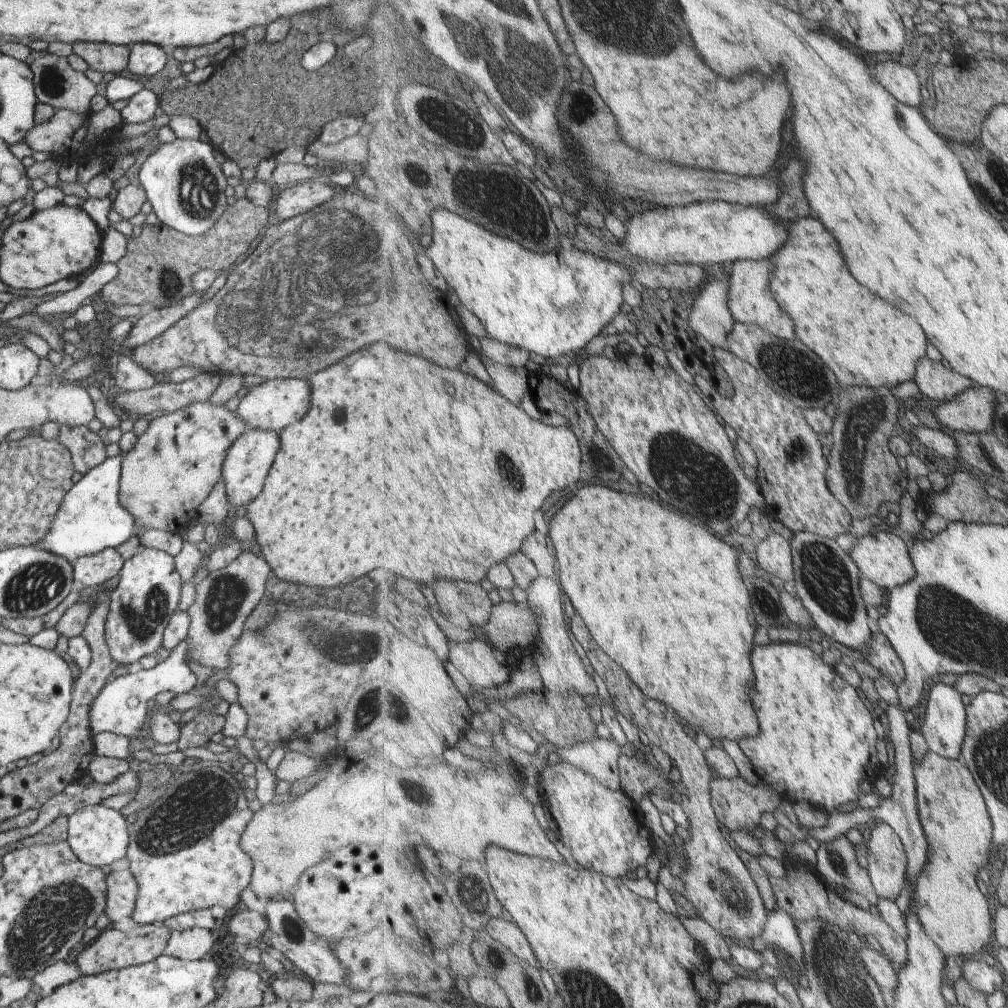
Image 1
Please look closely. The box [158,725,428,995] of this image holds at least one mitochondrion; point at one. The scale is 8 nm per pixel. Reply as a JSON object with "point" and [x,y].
{"point":[292,927]}

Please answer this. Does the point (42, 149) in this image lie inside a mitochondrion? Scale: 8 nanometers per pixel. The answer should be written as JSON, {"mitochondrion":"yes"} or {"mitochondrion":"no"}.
{"mitochondrion":"no"}

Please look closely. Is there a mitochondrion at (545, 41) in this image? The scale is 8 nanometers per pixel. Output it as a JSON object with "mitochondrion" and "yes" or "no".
{"mitochondrion":"yes"}

